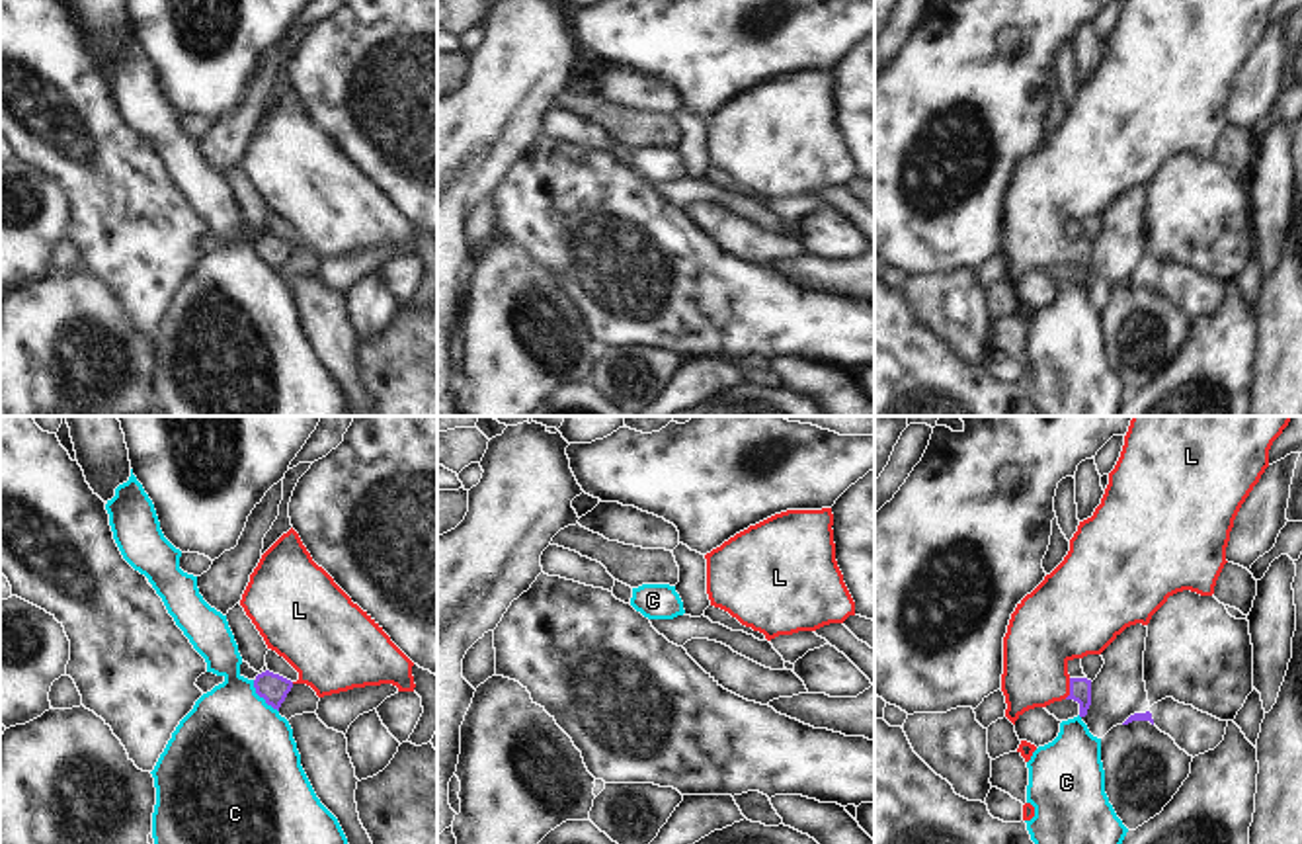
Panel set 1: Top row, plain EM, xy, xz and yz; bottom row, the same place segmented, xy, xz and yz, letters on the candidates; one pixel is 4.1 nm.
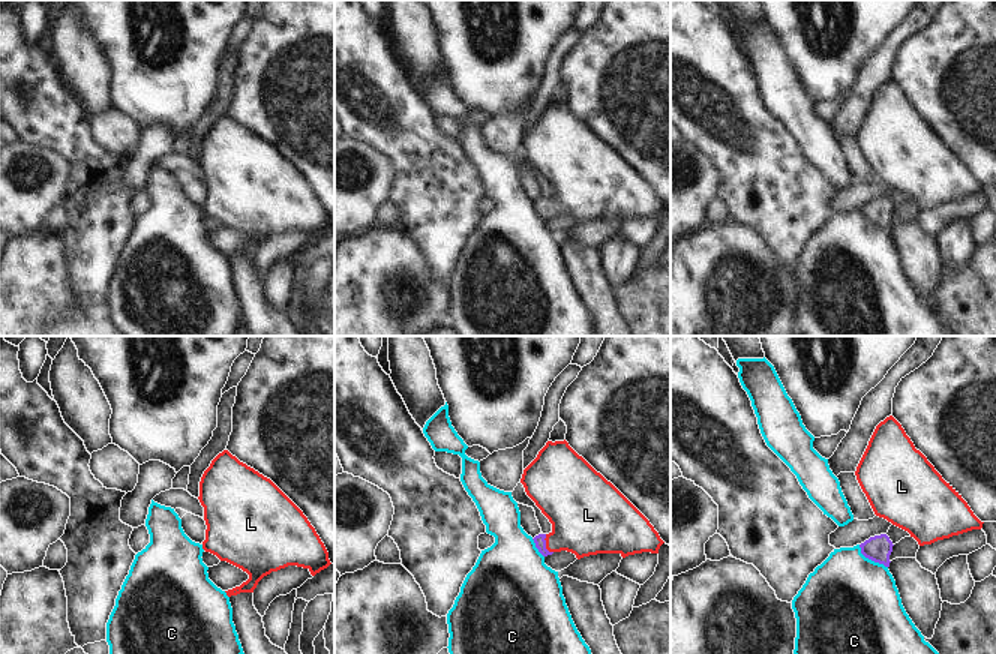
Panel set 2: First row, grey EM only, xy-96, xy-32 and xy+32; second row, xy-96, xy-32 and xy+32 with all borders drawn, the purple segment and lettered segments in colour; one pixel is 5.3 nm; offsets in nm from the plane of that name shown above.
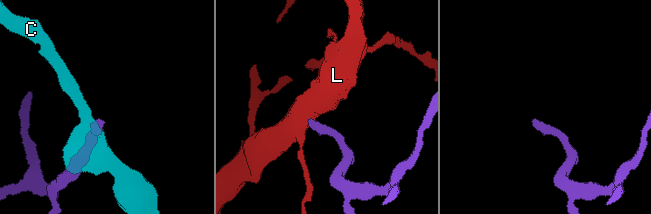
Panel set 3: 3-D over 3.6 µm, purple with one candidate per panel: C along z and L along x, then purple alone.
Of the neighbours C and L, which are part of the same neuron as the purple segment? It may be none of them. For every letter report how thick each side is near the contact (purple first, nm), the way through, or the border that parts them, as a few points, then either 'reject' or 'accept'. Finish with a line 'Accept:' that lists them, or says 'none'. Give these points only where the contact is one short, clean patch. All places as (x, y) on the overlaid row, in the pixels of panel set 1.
C: 120/460 nm | along xy (252, 680), (254, 690), (278, 712) | reject
L: 100/300 nm | across yz (1080, 688), (1070, 688), (1045, 663), (1045, 633) | accept
Accept: L

